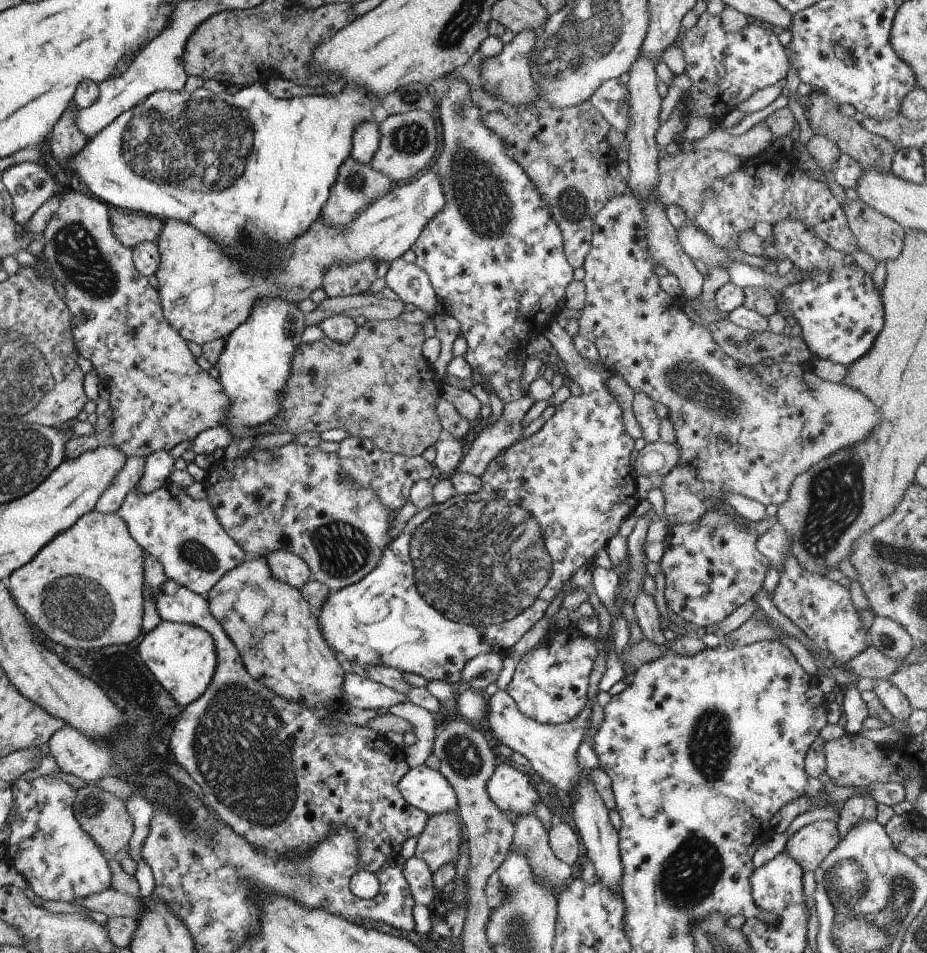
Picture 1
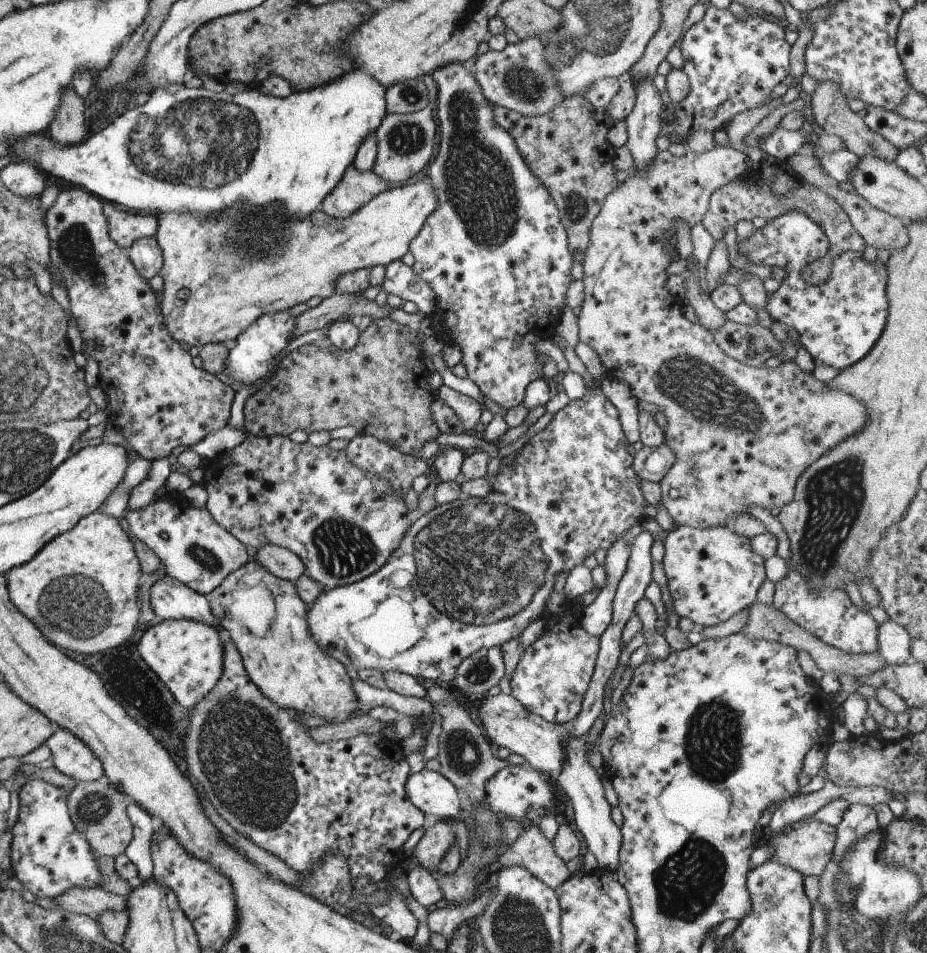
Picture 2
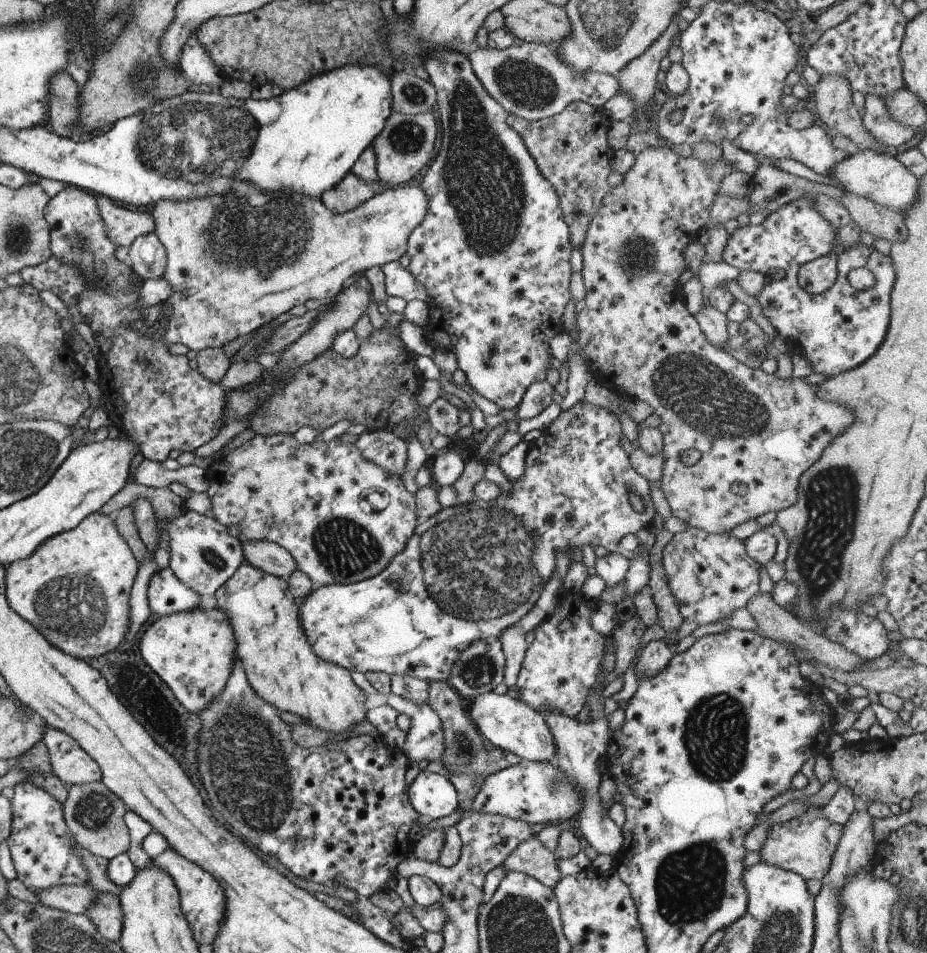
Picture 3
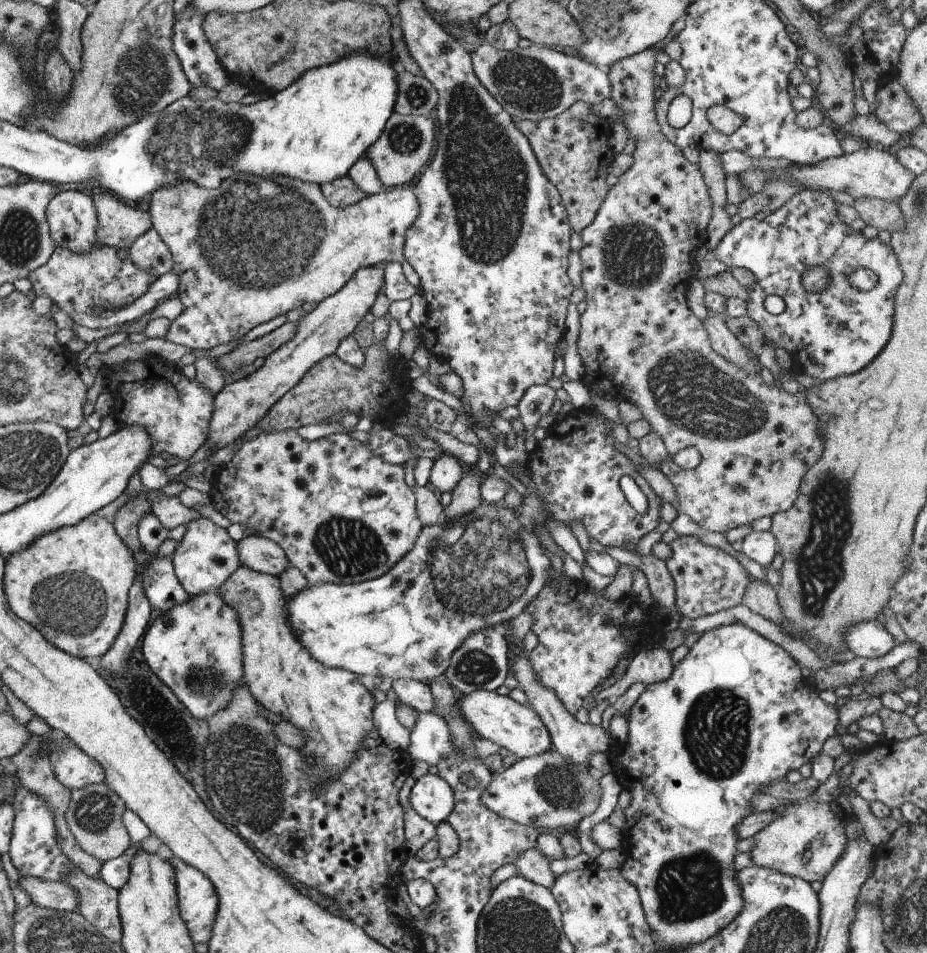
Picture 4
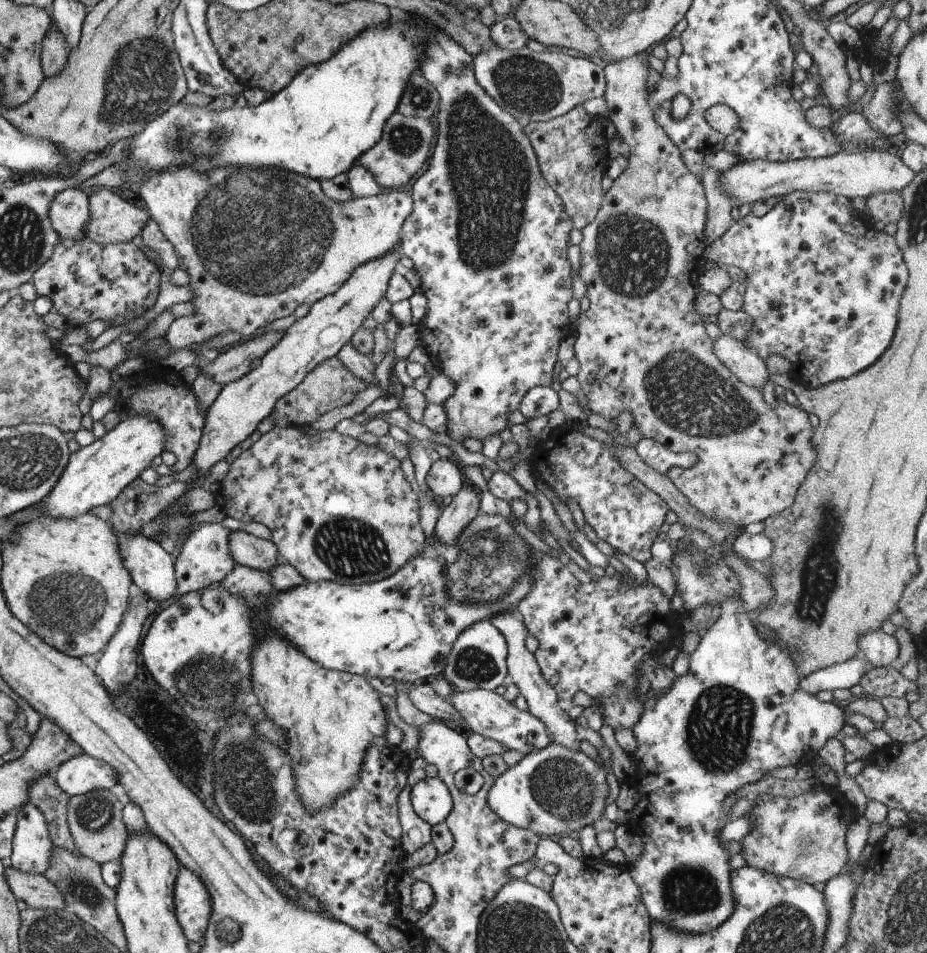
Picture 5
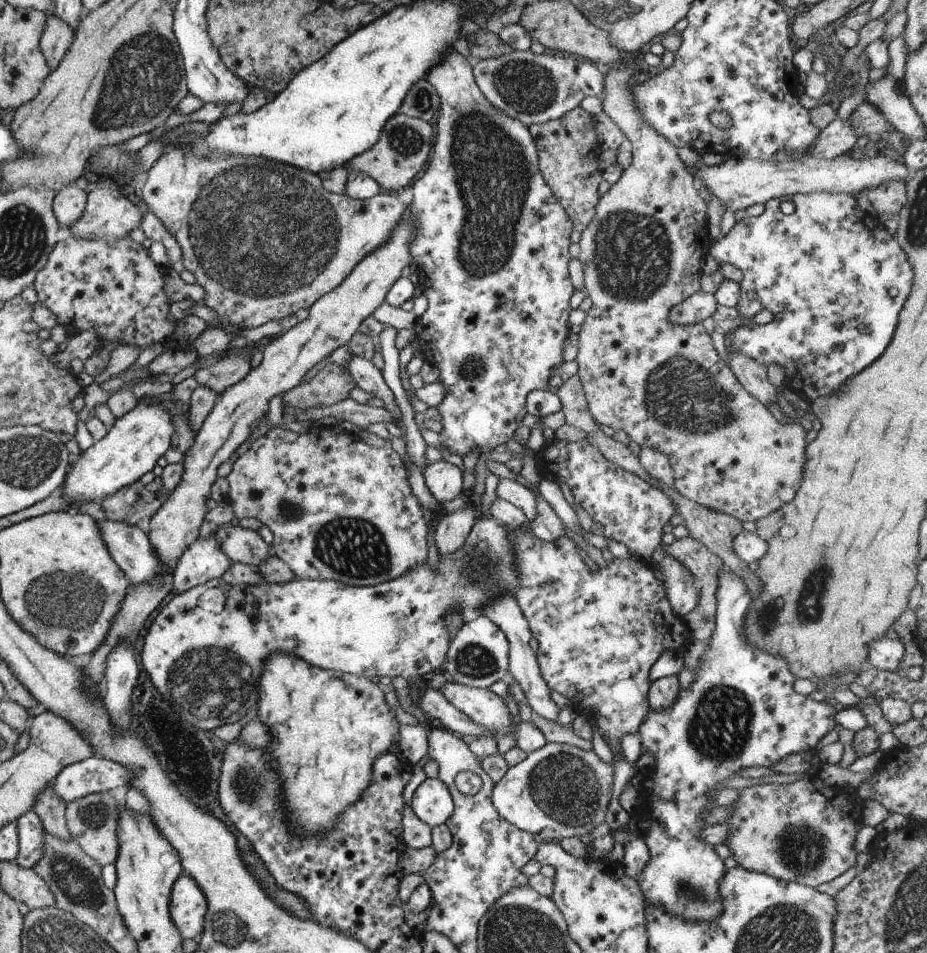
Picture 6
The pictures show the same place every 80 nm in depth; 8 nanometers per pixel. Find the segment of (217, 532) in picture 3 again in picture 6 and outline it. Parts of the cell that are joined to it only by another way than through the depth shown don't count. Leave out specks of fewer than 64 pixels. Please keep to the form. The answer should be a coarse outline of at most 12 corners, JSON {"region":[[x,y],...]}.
{"region":[[216,528],[183,550],[171,574],[174,593],[221,580],[231,560]]}

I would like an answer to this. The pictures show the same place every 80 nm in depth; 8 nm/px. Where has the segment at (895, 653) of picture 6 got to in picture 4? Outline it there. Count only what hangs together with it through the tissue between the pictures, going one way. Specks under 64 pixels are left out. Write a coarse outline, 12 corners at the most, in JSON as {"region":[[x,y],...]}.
{"region":[[875,619],[850,627],[852,656],[881,658],[894,639]]}

